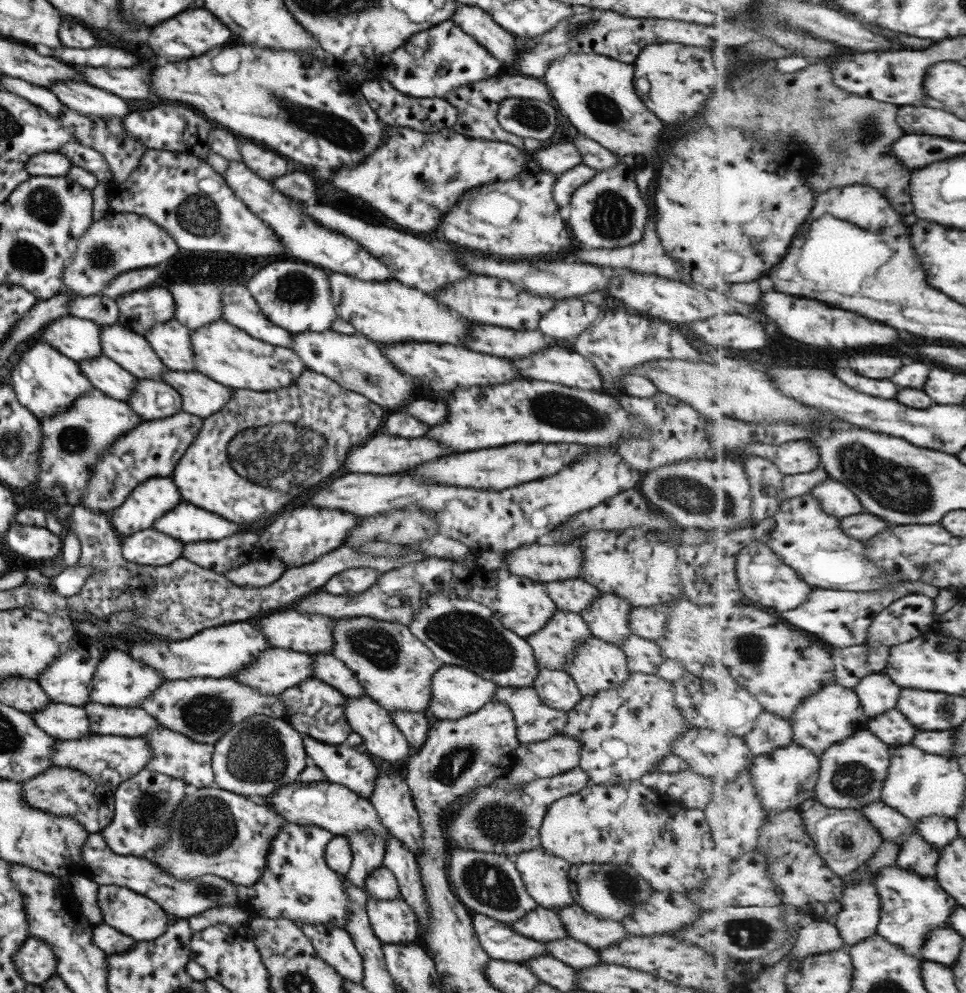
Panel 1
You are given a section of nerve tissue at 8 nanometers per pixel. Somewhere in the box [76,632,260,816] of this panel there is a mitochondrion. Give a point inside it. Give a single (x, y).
(203, 713)

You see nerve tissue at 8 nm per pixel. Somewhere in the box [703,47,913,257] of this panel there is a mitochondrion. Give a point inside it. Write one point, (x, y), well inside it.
(872, 124)

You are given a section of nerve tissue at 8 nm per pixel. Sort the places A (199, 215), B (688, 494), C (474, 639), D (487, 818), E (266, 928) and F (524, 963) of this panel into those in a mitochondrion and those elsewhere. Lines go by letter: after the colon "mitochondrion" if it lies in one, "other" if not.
A: mitochondrion
B: mitochondrion
C: mitochondrion
D: mitochondrion
E: other
F: other

